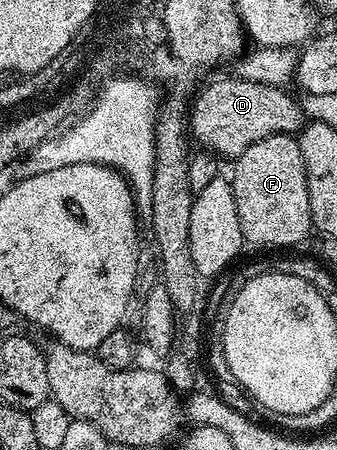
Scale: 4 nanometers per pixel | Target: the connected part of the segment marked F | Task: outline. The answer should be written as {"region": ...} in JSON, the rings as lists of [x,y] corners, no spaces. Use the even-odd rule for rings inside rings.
{"region":[[[274,135],[265,137],[265,141],[257,141],[257,145],[249,145],[245,153],[241,153],[234,160],[235,172],[229,175],[231,188],[233,189],[233,201],[237,201],[237,217],[241,221],[241,233],[248,244],[255,247],[283,247],[279,249],[294,249],[299,241],[310,236],[313,231],[311,222],[311,210],[309,209],[309,189],[307,188],[307,178],[305,177],[305,159],[301,157],[301,145],[295,135]]]}

